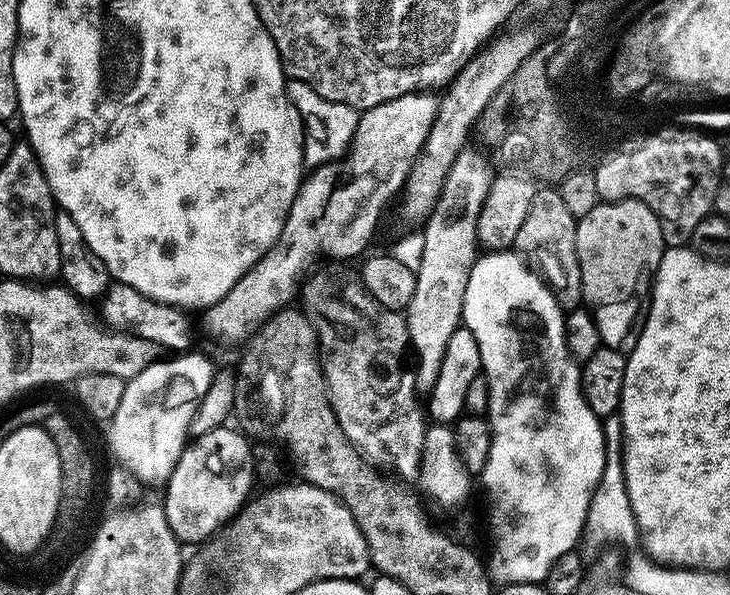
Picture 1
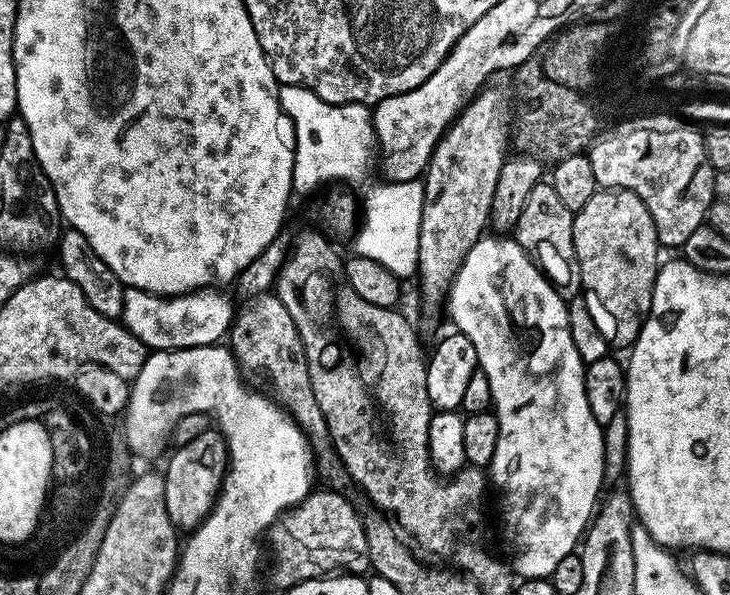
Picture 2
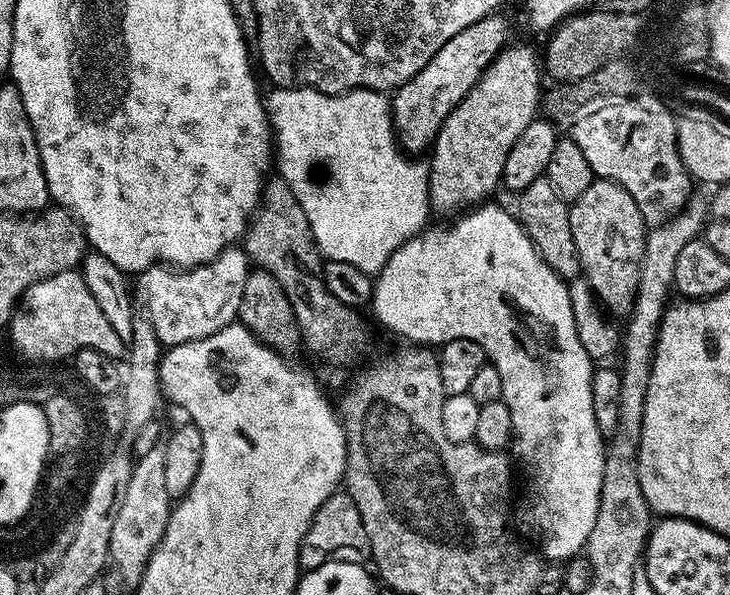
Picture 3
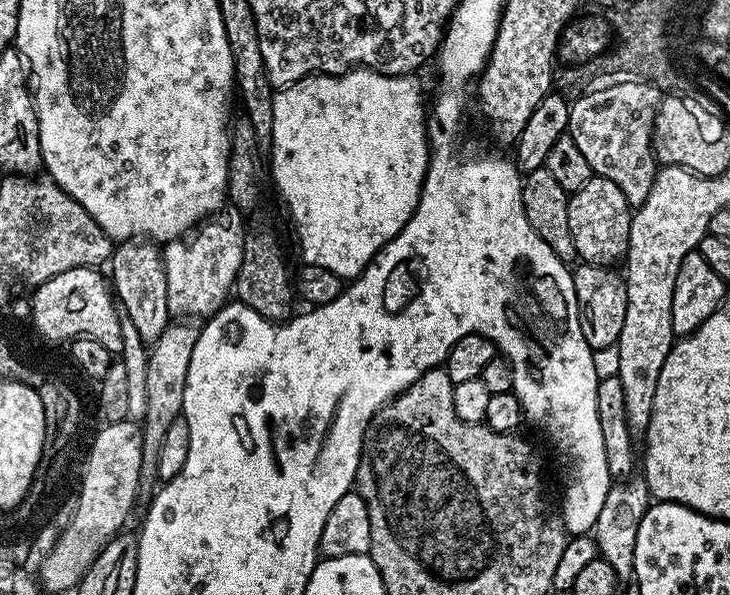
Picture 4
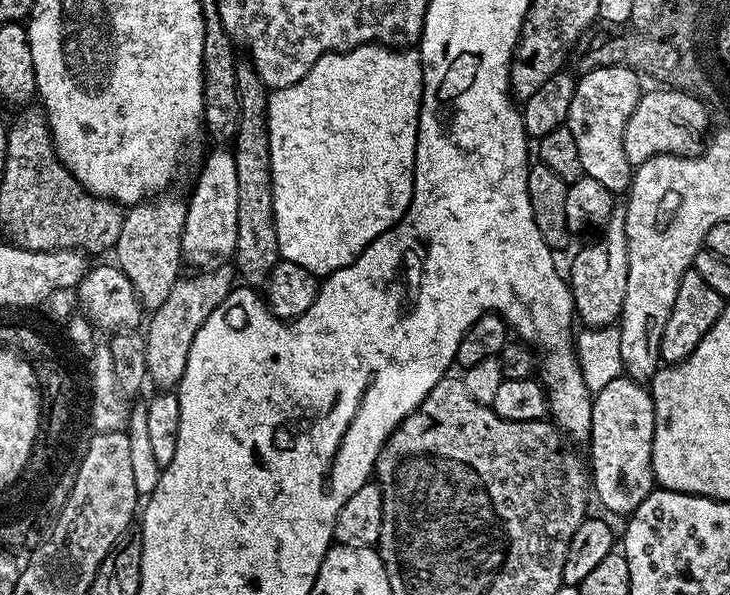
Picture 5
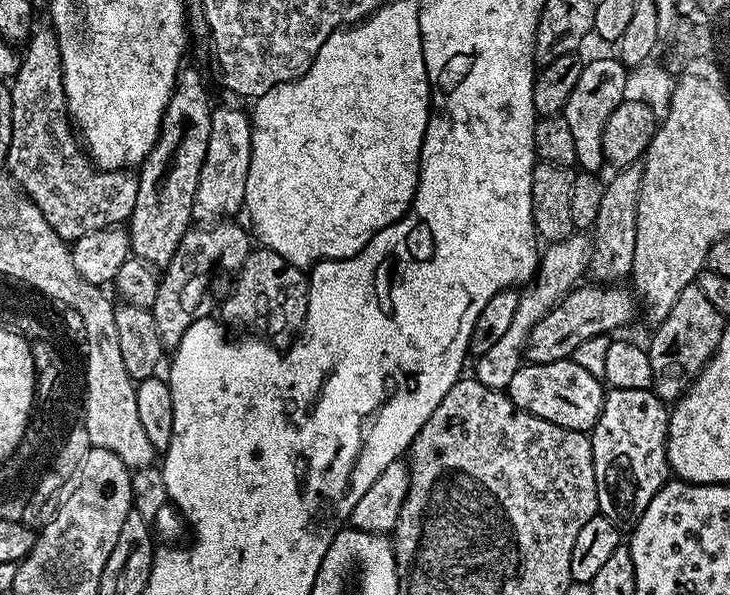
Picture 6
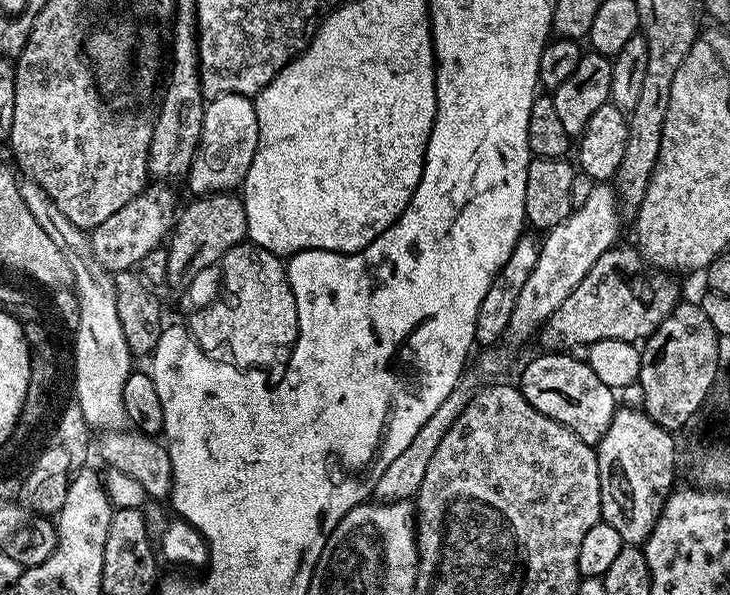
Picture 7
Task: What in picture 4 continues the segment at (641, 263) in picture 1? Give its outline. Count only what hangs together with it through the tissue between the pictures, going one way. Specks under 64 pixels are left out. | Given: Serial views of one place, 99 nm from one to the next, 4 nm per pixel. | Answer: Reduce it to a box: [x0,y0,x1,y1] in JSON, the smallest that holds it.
[568,174,633,266]

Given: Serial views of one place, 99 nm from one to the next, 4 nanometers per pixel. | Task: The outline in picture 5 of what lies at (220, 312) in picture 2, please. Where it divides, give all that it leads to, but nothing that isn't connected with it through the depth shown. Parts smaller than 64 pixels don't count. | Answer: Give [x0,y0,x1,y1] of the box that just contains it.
[182,146,238,270]

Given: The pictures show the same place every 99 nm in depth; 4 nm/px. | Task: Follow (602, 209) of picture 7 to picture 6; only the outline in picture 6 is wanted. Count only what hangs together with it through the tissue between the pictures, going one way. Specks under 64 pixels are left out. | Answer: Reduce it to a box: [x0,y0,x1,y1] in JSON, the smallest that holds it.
[474,234,590,390]

